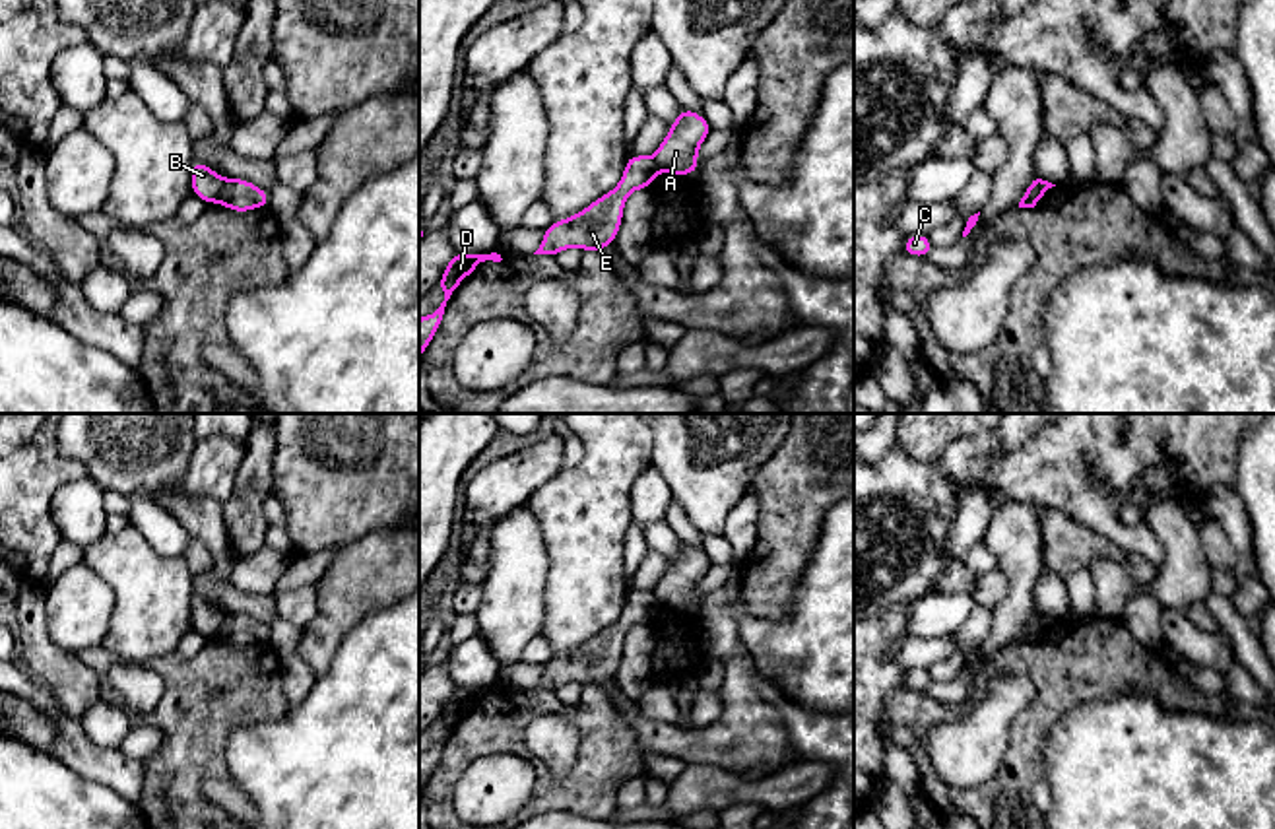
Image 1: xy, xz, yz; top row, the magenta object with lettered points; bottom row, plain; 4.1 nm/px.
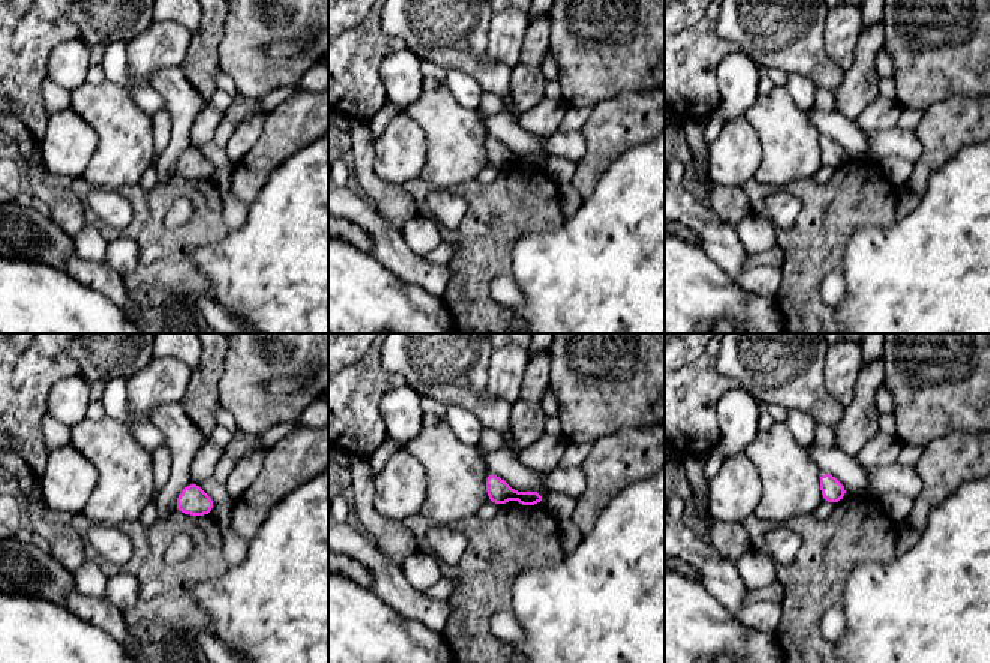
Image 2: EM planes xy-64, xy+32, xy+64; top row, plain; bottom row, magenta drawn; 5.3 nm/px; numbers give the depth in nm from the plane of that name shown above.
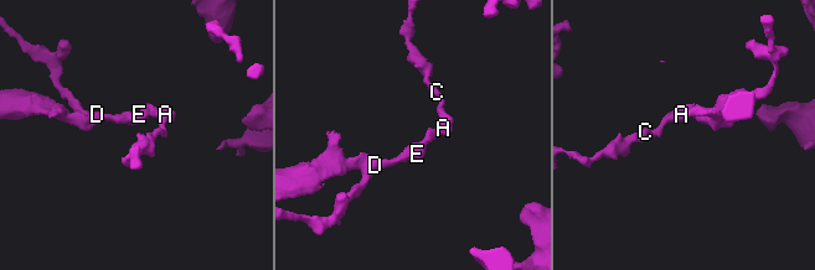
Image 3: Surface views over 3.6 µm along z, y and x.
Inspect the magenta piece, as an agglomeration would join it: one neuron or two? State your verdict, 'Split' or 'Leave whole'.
Split

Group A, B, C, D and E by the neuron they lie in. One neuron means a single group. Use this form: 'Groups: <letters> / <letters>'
Groups: A C / B D E

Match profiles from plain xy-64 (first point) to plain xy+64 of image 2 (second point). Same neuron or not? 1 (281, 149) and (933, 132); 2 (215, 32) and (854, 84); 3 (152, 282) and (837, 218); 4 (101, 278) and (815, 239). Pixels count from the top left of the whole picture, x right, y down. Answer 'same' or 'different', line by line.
1: same
2: same
3: same
4: different

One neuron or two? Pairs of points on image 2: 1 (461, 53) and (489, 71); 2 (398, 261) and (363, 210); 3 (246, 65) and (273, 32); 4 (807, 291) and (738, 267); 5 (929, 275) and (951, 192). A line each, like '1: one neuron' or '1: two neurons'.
1: one neuron
2: one neuron
3: one neuron
4: two neurons
5: one neuron

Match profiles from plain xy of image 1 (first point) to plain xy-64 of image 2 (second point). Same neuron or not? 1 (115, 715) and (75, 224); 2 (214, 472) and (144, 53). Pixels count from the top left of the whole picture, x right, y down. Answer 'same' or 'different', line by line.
1: different
2: same

